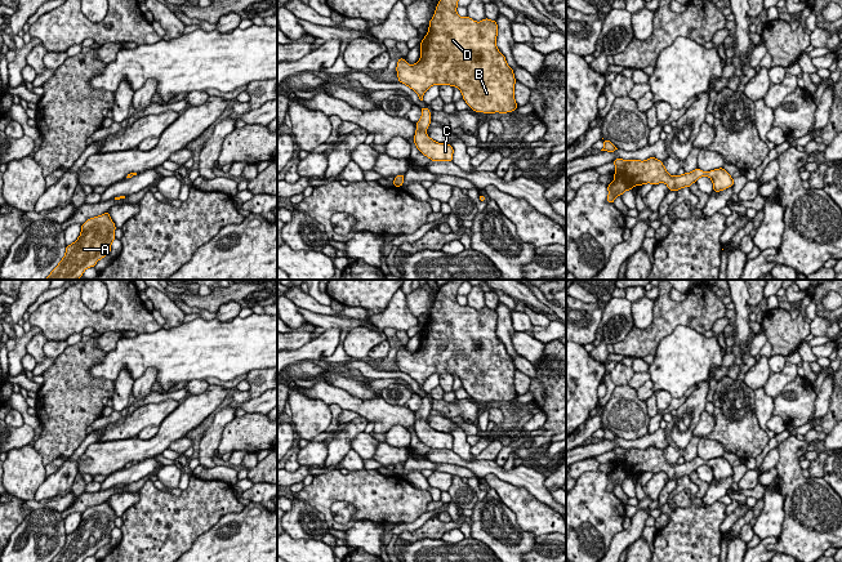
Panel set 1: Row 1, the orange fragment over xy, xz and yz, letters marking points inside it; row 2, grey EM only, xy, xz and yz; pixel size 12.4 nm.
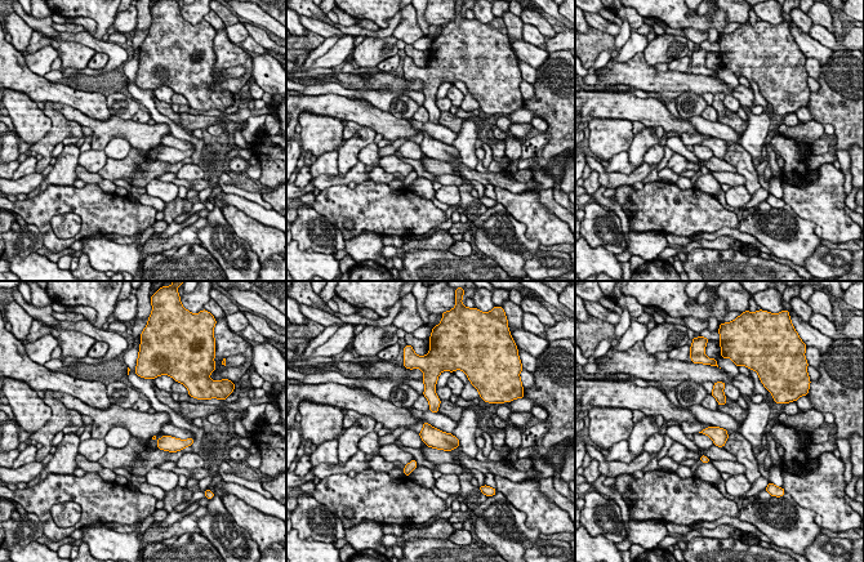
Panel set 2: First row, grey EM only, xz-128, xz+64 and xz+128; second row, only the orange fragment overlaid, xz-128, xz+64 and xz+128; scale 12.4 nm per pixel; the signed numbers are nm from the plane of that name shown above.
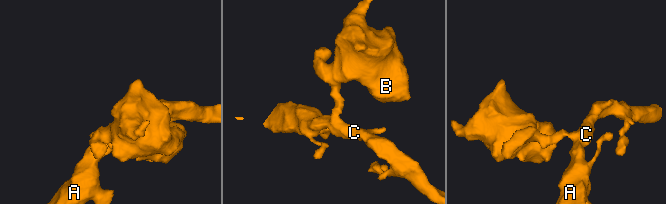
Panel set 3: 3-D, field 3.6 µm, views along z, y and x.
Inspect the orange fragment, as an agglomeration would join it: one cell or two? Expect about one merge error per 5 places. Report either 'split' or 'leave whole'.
leave whole

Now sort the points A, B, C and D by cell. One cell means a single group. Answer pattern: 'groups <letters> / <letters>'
groups A B C D

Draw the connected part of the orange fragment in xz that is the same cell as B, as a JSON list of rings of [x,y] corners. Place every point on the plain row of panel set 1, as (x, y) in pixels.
[[[450,280],[440,286],[428,322],[420,331],[420,348],[410,354],[400,347],[396,356],[398,370],[411,376],[420,389],[432,374],[454,374],[476,401],[512,401],[518,396],[514,389],[516,367],[496,336],[498,313],[487,307],[476,311],[469,305],[459,305],[456,295],[463,281]]]

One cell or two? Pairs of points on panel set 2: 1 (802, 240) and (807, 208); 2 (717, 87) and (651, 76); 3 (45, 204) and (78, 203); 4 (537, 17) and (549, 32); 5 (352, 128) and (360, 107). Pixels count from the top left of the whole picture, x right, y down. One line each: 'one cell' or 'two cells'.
1: two cells
2: one cell
3: one cell
4: one cell
5: two cells

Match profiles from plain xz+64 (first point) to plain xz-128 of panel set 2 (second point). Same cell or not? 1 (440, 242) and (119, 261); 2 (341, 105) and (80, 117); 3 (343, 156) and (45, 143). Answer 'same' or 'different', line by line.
1: different
2: same
3: different

